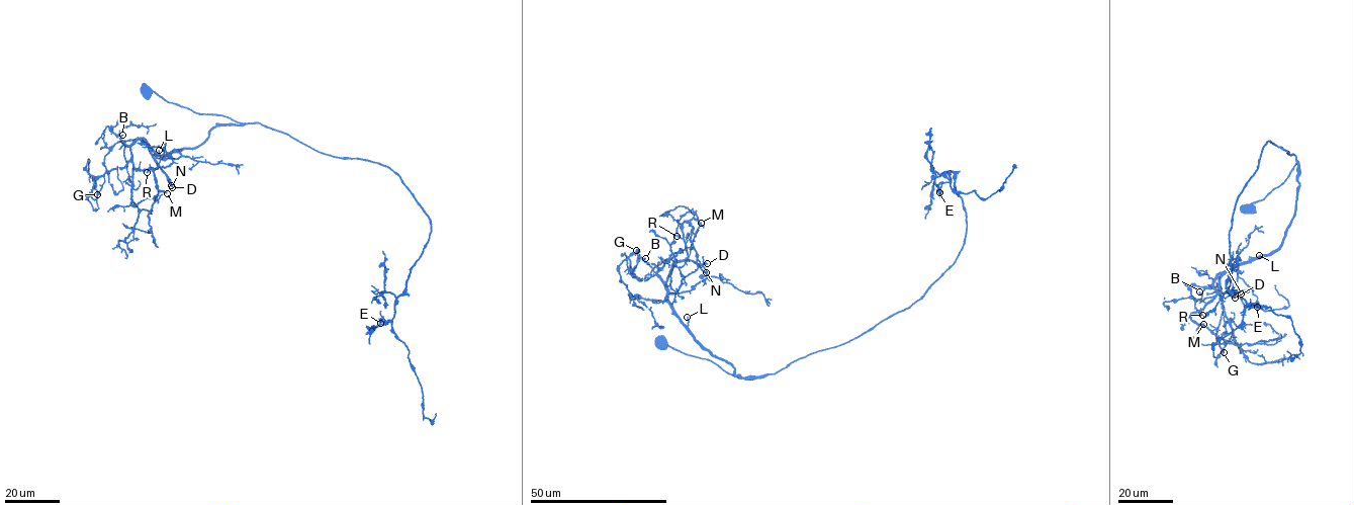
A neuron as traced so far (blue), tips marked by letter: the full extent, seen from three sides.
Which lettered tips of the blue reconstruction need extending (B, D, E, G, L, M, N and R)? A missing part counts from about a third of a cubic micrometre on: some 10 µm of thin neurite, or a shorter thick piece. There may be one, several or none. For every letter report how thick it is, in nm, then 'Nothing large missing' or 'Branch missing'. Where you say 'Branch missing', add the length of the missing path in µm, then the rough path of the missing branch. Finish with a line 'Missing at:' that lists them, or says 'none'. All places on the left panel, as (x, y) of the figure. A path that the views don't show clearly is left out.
B: Thickness 240 nm. Nothing large missing
D: Thickness 300 nm. Branch missing. Missing length about 20 µm
E: Thickness 440 nm. Nothing large missing
G: Thickness 360 nm. Nothing large missing
L: Thickness 110 nm. Nothing large missing
M: Thickness 220 nm. Nothing large missing
N: Thickness 280 nm. Branch missing. Missing length about 45 µm
R: Thickness 240 nm. Nothing large missing
Missing at: D, N

